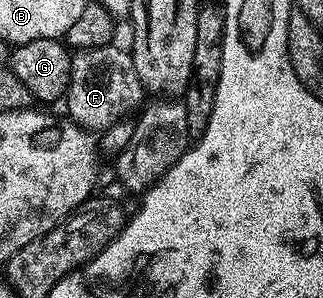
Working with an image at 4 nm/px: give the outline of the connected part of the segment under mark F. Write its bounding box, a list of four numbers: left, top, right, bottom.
[63,44,147,132]

